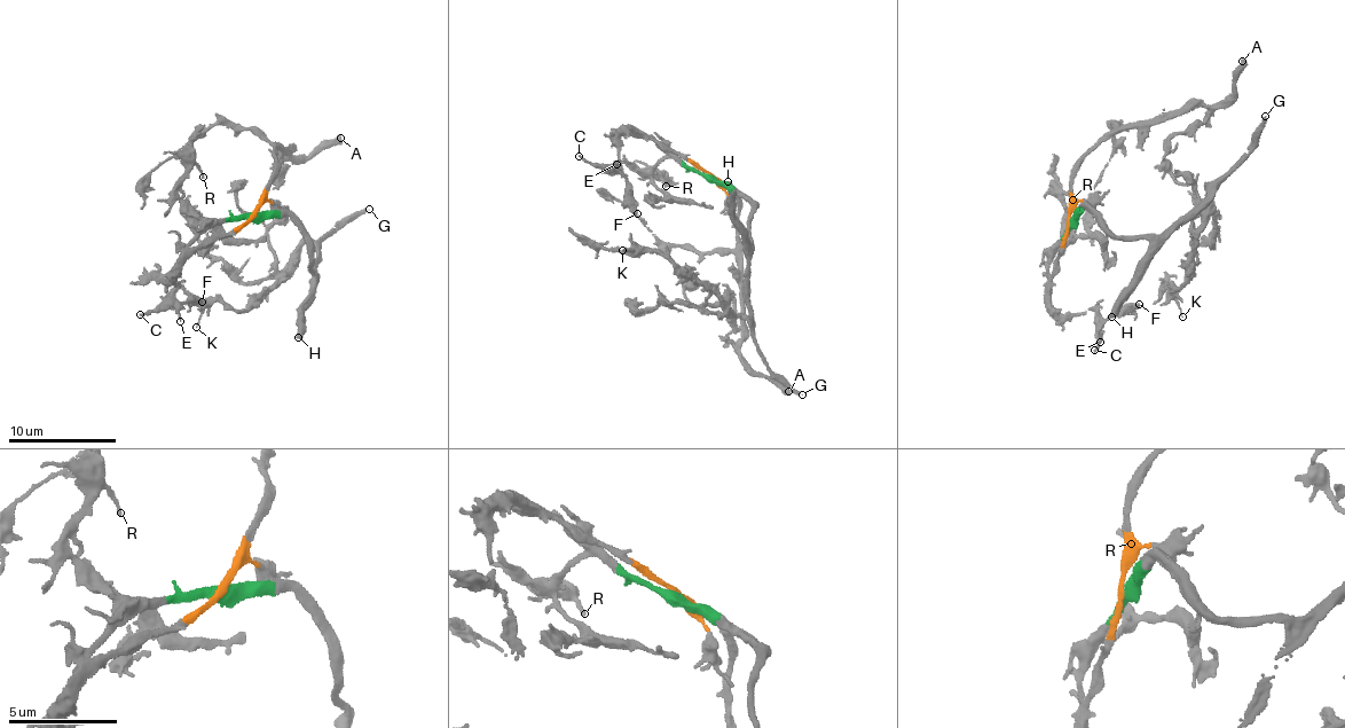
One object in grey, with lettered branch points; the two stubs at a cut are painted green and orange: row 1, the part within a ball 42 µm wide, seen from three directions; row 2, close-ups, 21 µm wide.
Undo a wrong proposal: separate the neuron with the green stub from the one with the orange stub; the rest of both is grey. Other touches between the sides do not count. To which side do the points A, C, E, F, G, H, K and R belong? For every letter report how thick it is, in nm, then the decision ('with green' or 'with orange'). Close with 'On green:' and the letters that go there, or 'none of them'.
A: 480 nm | with orange
C: 150 nm | with orange
E: 140 nm | with orange
F: 360 nm | with orange
G: 240 nm | with green
H: 400 nm | with green
K: 100 nm | with green
R: 130 nm | with green
On green: G, H, K, R

